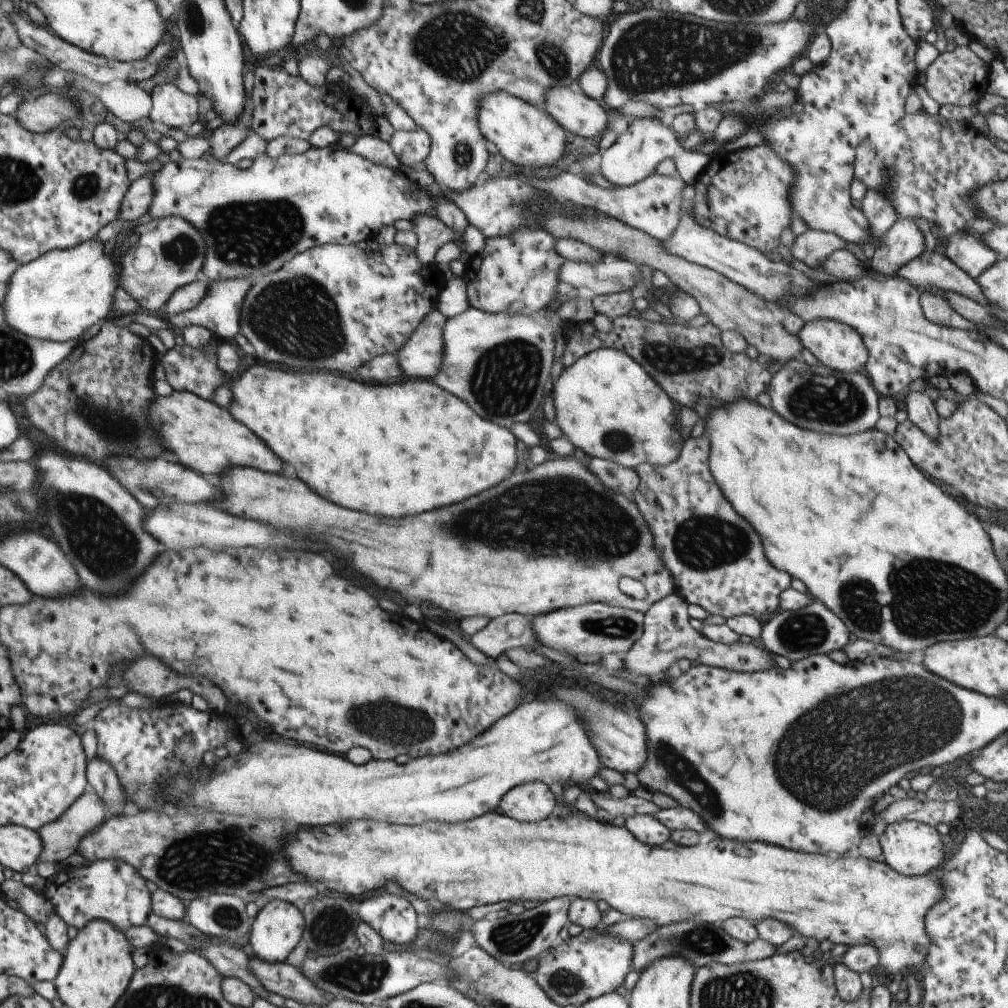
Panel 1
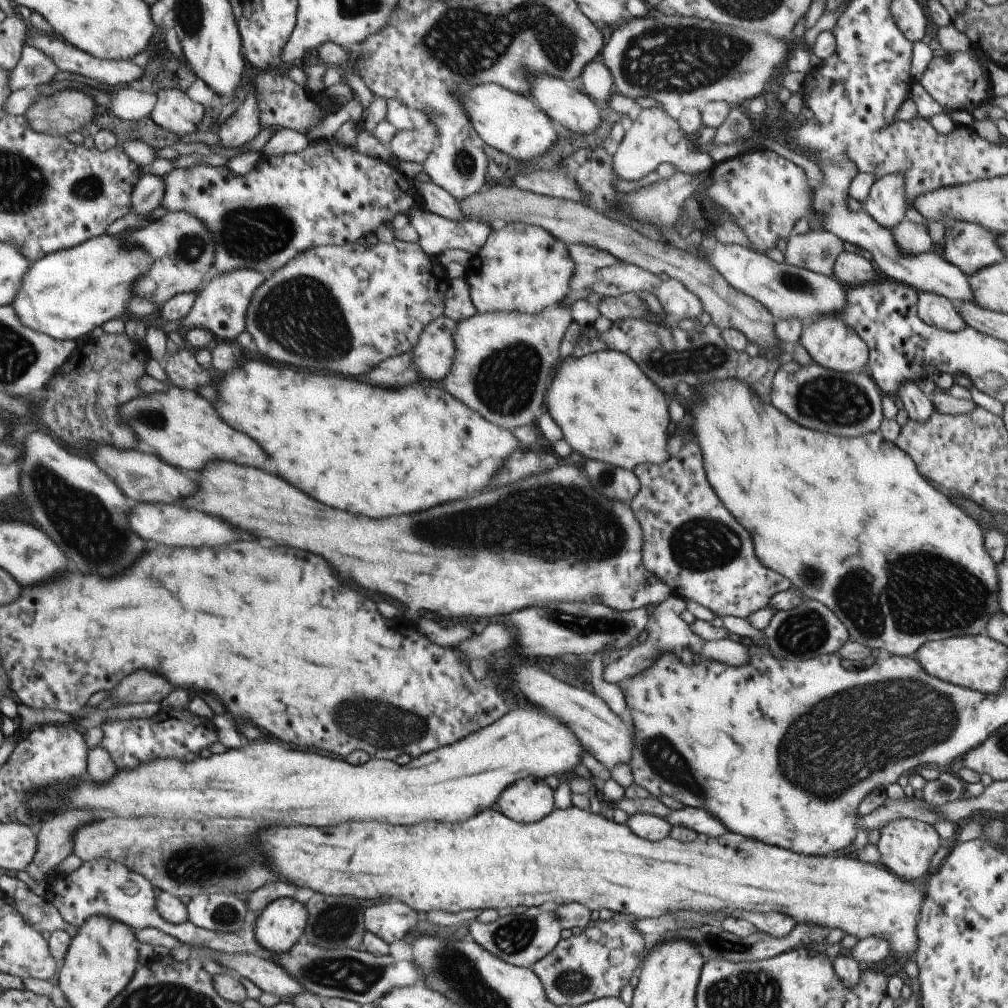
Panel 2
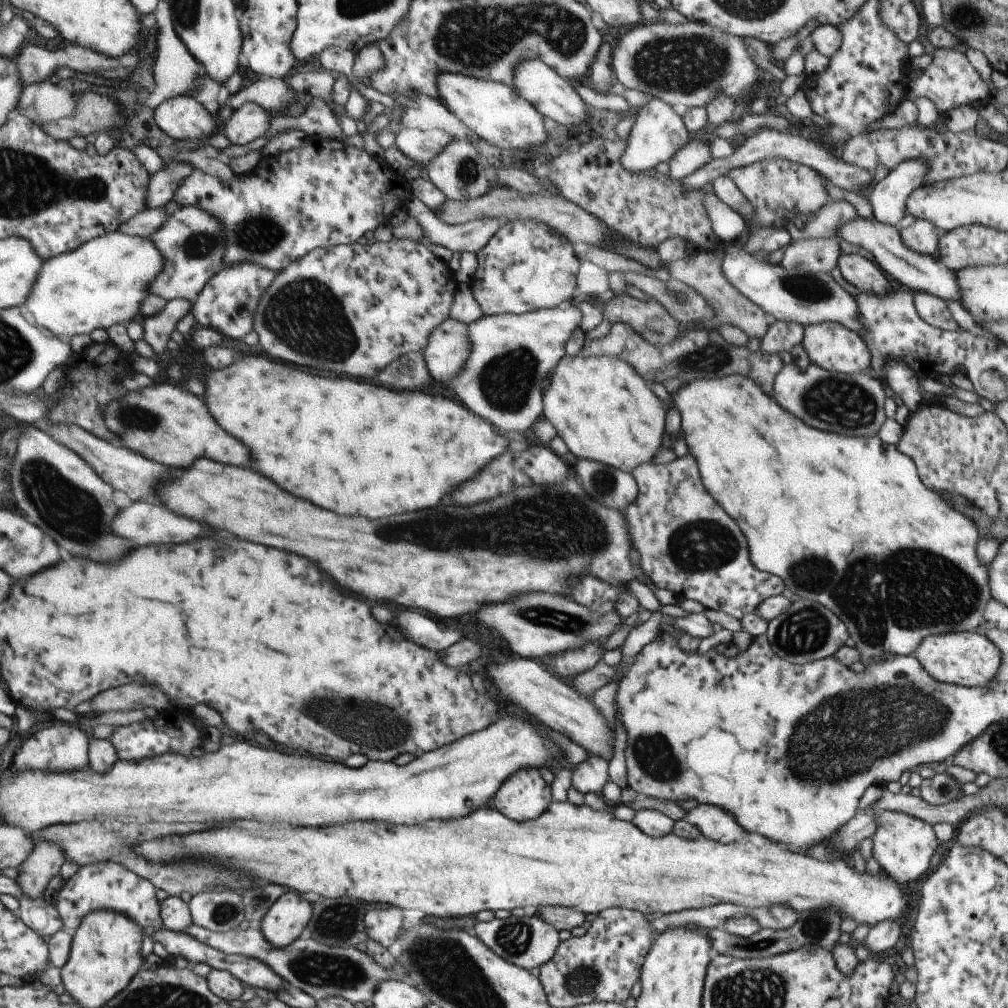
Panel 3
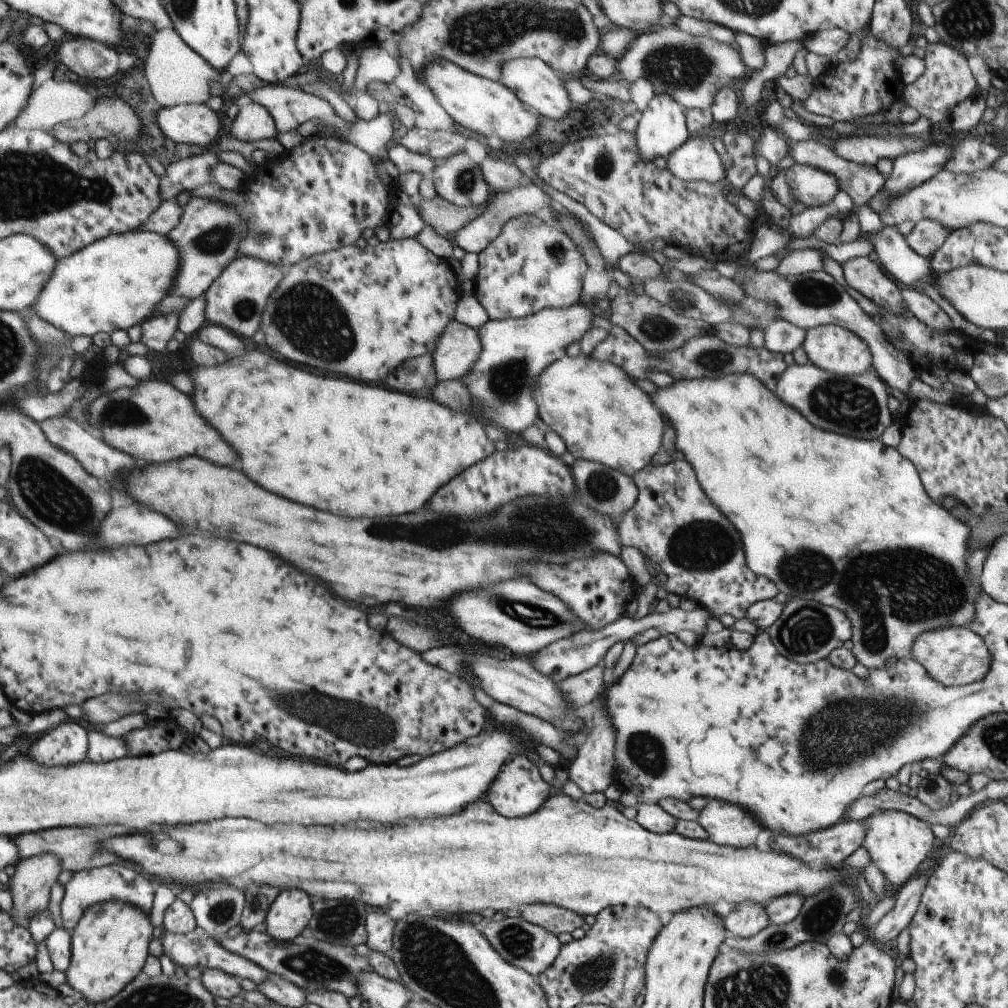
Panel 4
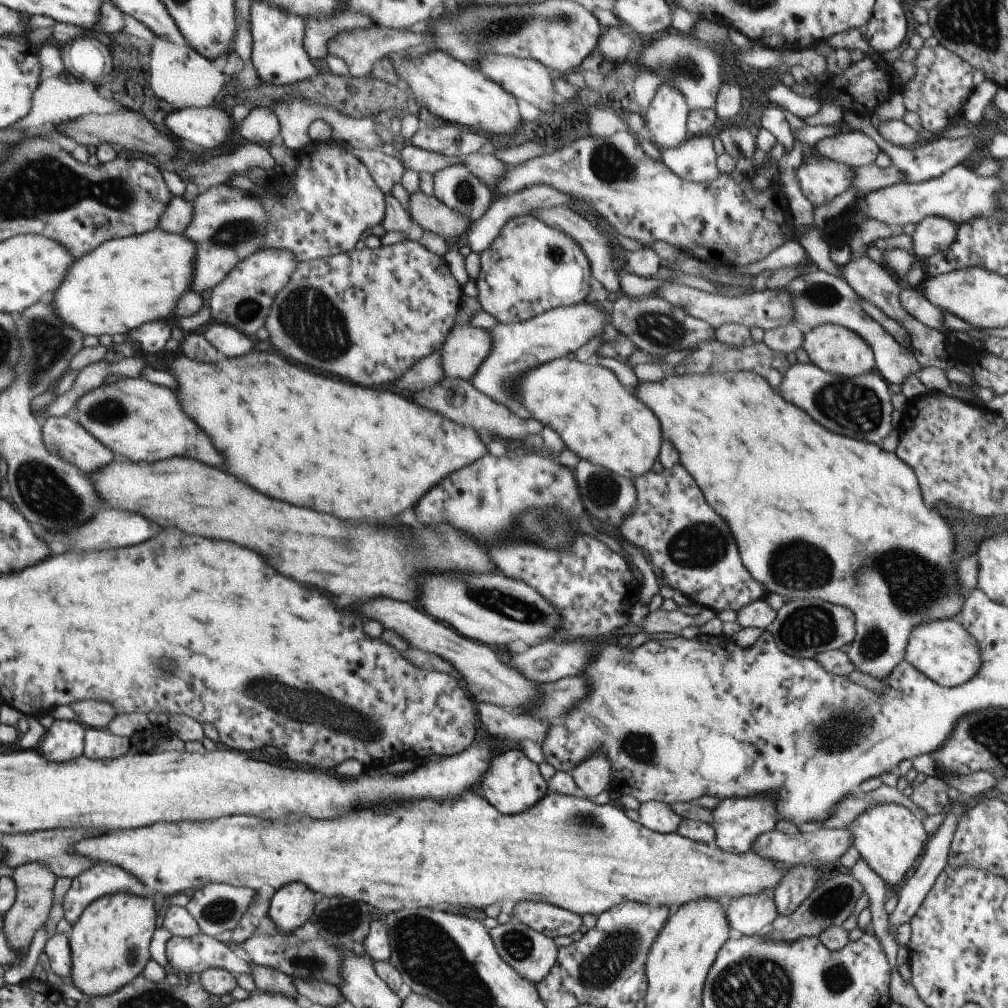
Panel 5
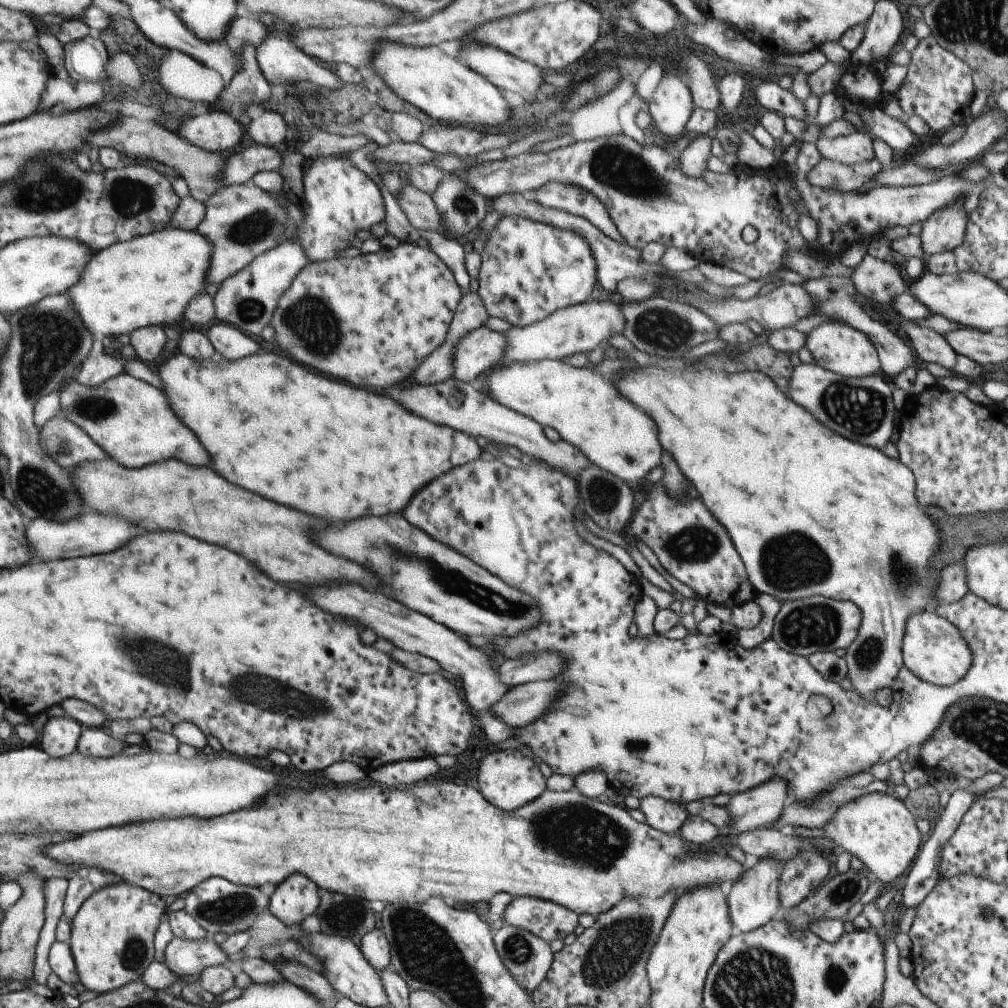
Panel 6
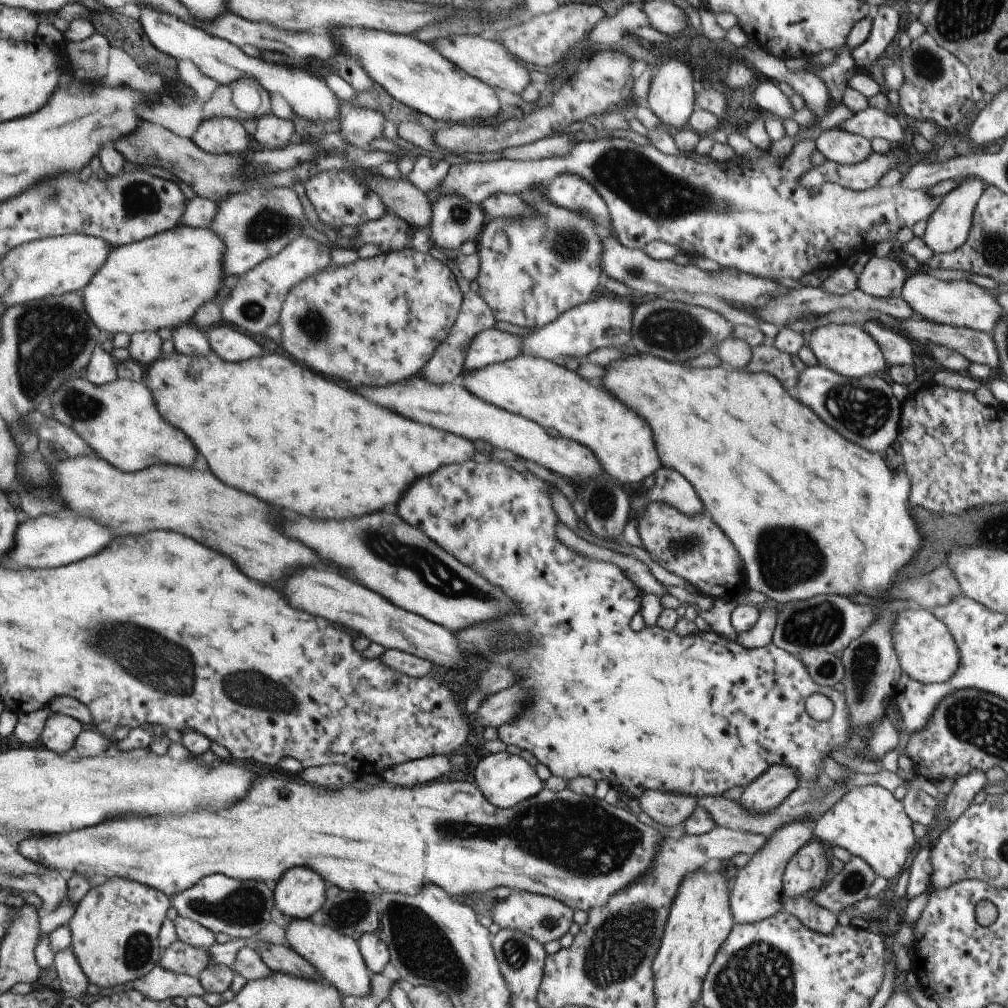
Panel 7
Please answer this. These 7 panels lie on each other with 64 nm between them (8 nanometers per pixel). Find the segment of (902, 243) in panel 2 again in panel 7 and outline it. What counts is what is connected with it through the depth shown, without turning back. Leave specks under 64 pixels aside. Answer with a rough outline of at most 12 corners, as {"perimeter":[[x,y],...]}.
{"perimeter":[[964,175],[926,218],[933,254],[965,242],[985,182]]}

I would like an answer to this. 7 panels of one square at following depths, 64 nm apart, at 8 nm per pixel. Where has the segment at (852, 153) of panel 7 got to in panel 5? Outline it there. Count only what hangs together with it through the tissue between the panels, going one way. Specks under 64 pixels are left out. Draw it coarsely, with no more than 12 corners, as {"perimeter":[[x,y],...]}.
{"perimeter":[[856,131],[822,138],[821,157],[854,168],[881,151]]}

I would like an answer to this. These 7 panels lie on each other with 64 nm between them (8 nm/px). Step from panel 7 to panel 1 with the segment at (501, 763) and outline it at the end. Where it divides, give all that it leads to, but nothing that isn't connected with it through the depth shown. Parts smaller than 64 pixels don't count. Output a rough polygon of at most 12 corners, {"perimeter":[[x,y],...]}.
{"perimeter":[[541,782],[519,784],[501,796],[499,810],[517,822],[555,813]]}

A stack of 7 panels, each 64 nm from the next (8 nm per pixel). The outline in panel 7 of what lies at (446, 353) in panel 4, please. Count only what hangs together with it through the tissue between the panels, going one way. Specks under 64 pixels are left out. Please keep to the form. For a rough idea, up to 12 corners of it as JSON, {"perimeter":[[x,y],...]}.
{"perimeter":[[491,327],[476,334],[463,371],[522,354],[522,338]]}

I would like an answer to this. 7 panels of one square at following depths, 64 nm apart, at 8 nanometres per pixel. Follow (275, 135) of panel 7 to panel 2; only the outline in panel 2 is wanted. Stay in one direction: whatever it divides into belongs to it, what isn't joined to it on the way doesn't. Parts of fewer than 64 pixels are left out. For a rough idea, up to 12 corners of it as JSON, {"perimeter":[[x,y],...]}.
{"perimeter":[[253,84],[217,130],[219,145],[241,146],[263,128]]}

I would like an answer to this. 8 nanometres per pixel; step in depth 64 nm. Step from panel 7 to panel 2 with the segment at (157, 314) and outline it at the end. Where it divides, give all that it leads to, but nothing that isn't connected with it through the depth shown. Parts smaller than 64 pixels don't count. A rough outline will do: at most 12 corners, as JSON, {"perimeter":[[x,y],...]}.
{"perimeter":[[103,233],[31,262],[18,321],[77,340],[127,311],[148,257]]}

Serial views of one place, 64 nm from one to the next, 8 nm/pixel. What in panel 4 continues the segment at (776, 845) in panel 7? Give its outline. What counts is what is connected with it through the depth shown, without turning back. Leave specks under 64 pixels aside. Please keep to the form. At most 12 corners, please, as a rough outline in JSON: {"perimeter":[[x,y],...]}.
{"perimeter":[[757,903],[736,904],[722,918],[726,934],[748,939],[770,924]]}

